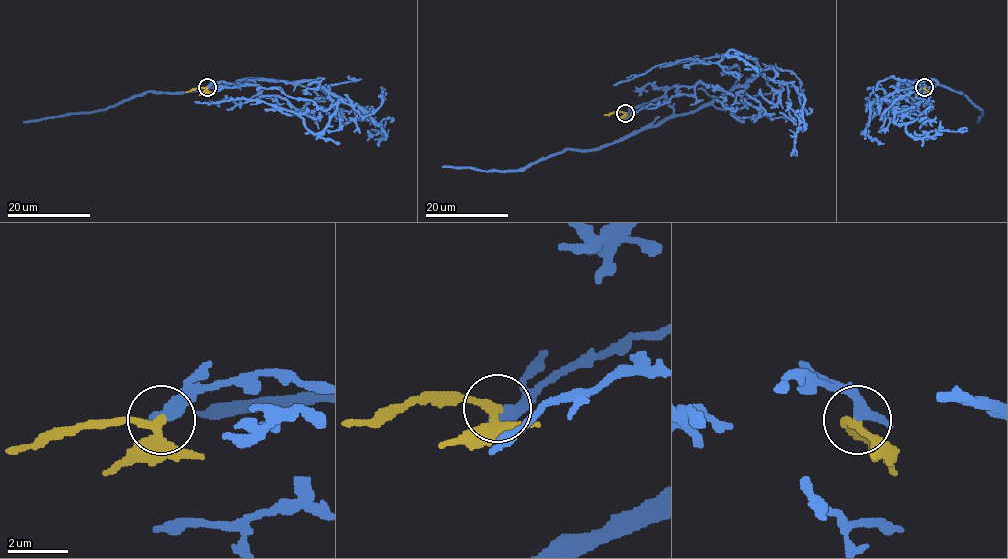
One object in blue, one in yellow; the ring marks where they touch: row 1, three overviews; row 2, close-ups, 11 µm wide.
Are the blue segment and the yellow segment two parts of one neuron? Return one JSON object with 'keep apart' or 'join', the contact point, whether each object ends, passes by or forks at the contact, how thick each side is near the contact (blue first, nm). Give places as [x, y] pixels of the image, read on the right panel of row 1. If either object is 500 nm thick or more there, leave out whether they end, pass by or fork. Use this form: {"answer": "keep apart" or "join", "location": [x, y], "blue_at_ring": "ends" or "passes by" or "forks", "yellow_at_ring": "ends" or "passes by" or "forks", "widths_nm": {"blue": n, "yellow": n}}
{"answer": "join", "location": [924, 87], "blue_at_ring": "passes by", "yellow_at_ring": "passes by", "widths_nm": {"blue": 340, "yellow": 240}}

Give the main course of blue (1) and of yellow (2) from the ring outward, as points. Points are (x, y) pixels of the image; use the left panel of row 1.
1: (207, 88), (220, 81), (313, 80), (339, 101), (328, 124), (312, 133), (300, 117), (263, 101), (195, 101)
2: (206, 88), (186, 92)

